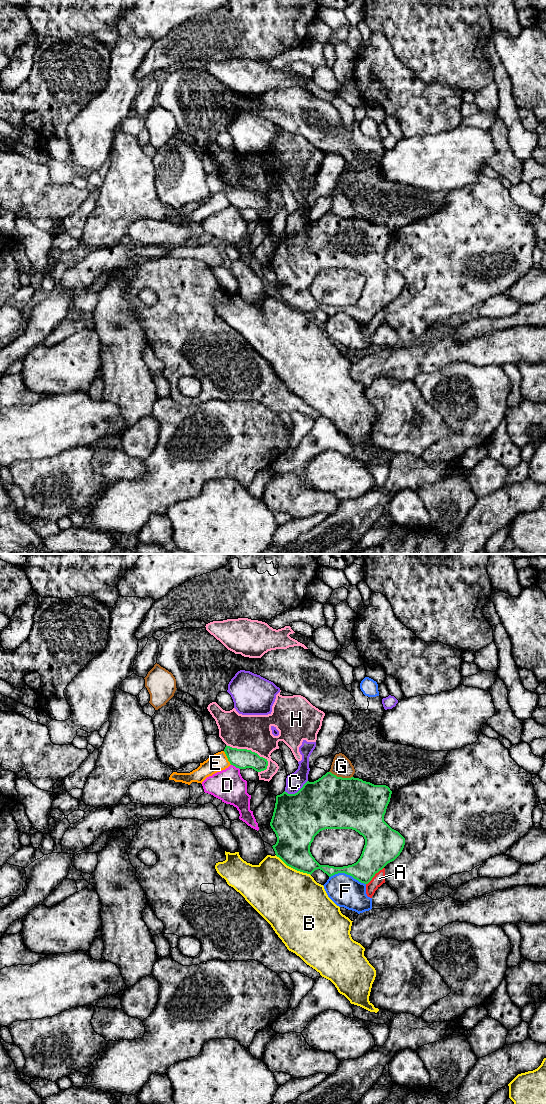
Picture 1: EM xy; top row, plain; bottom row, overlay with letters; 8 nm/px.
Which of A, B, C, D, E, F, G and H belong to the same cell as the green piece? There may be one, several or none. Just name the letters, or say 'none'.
none

